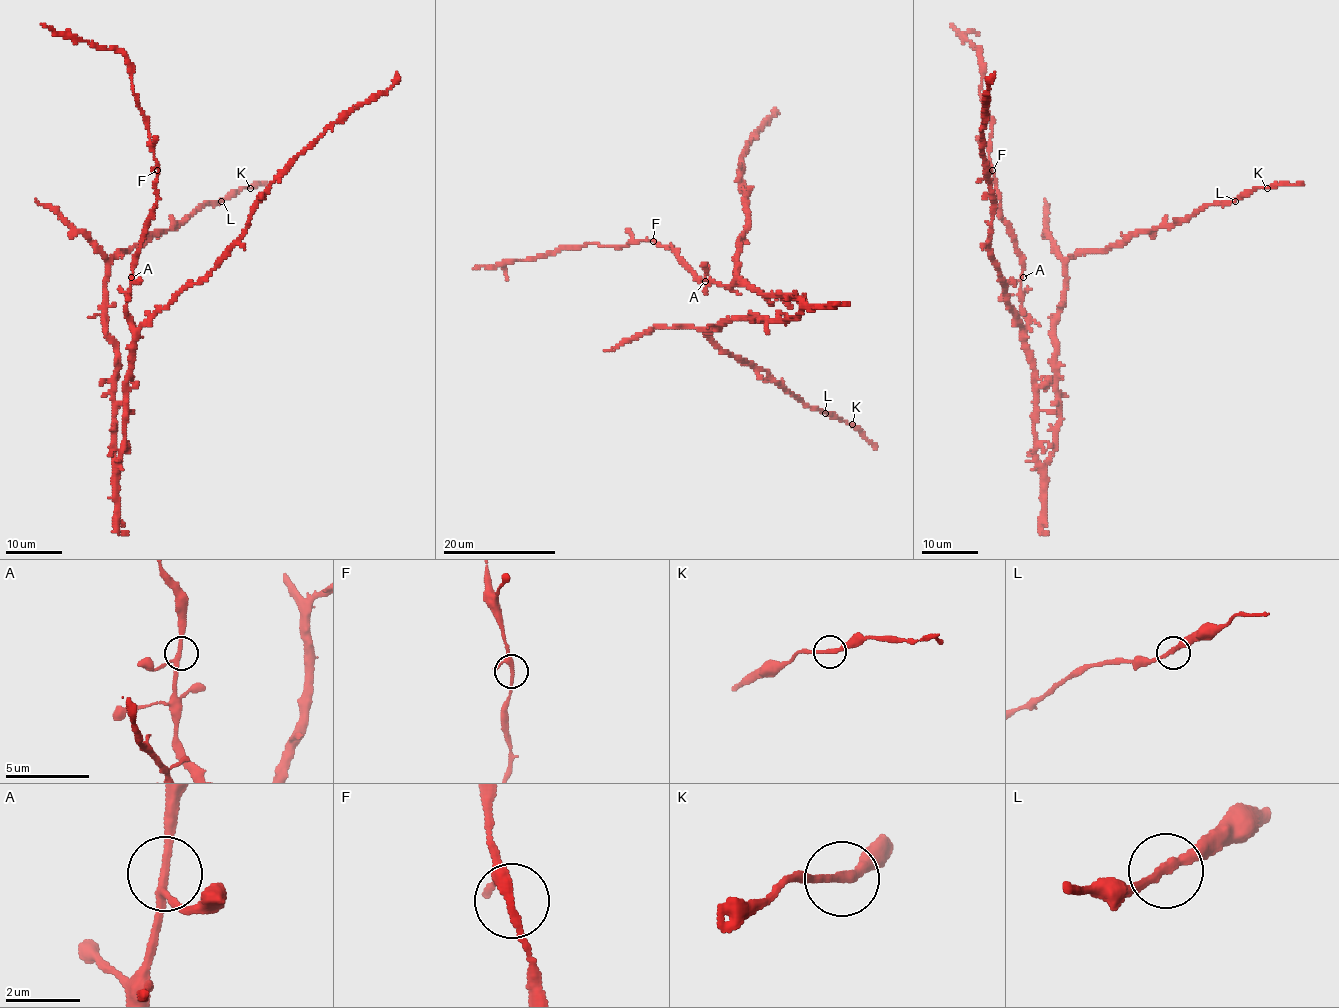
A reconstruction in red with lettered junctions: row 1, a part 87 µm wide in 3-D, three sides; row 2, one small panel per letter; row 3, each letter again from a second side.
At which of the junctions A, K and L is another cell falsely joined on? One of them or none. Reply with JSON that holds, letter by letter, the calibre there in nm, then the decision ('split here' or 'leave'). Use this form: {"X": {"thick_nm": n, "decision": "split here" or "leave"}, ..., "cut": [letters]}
{"A": {"thick_nm": 200, "decision": "leave"}, "K": {"thick_nm": 200, "decision": "leave"}, "L": {"thick_nm": 220, "decision": "leave"}, "cut": []}

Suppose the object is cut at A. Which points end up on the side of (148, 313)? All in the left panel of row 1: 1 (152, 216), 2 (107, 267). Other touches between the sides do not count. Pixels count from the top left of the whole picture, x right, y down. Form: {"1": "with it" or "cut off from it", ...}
{"1": "cut off from it", "2": "with it"}

